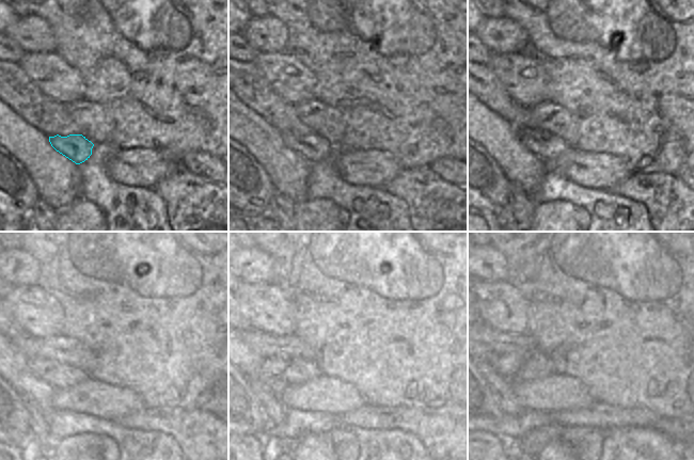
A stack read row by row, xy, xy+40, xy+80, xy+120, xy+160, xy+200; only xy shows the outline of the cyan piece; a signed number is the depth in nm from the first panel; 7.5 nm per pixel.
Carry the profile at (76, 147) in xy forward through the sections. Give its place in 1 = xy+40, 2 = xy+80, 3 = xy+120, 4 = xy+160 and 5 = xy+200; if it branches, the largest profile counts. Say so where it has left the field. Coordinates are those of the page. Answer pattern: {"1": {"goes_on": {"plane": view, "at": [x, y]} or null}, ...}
{"1": {"goes_on": {"plane": "xy+40", "at": [314, 147]}}, "2": {"goes_on": {"plane": "xy+80", "at": [543, 144]}}, "3": {"goes_on": {"plane": "xy+120", "at": [59, 376]}}, "4": {"goes_on": {"plane": "xy+160", "at": [298, 370]}}, "5": {"goes_on": {"plane": "xy+200", "at": [534, 365]}}}

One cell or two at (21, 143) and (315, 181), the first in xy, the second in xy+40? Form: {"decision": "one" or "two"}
{"decision": "two"}

